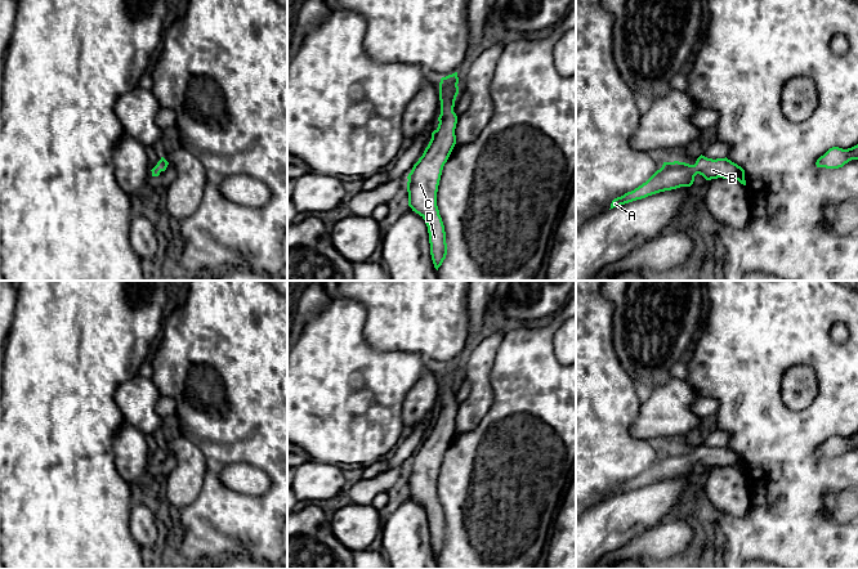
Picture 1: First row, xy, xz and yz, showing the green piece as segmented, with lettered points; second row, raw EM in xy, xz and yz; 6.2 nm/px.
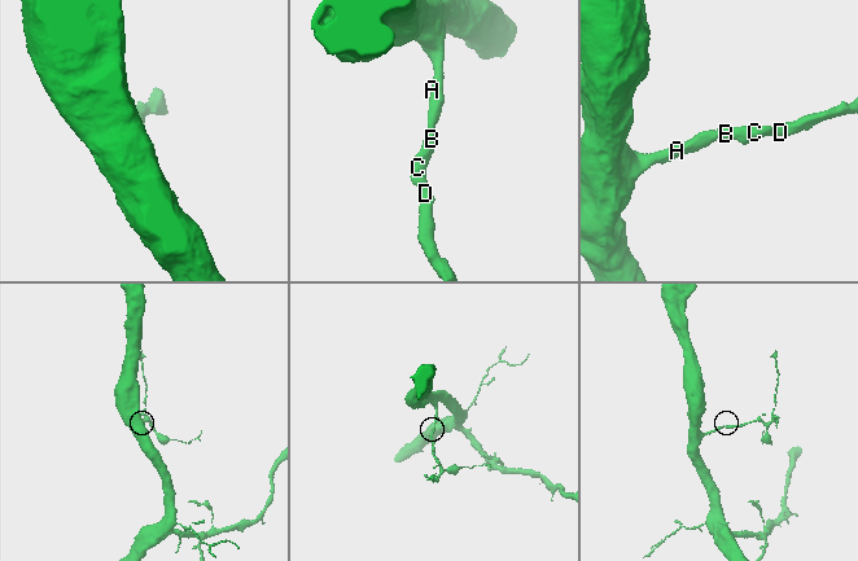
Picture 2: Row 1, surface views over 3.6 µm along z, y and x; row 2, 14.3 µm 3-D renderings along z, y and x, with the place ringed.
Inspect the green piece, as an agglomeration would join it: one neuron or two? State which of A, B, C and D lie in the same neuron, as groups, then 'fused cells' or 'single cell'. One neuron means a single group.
groups A B C D; single cell

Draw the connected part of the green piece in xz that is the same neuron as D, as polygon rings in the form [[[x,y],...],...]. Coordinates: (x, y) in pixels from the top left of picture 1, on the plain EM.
[[[457,360],[441,367],[438,416],[432,421],[428,435],[407,465],[408,494],[425,508],[430,543],[437,559],[447,543],[446,520],[437,494],[437,480],[443,454],[456,433],[457,404],[453,395],[459,382],[457,372]]]

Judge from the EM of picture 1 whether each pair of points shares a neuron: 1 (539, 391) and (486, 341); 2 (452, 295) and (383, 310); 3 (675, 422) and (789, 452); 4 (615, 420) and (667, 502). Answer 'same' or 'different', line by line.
1: different
2: same
3: different
4: different

